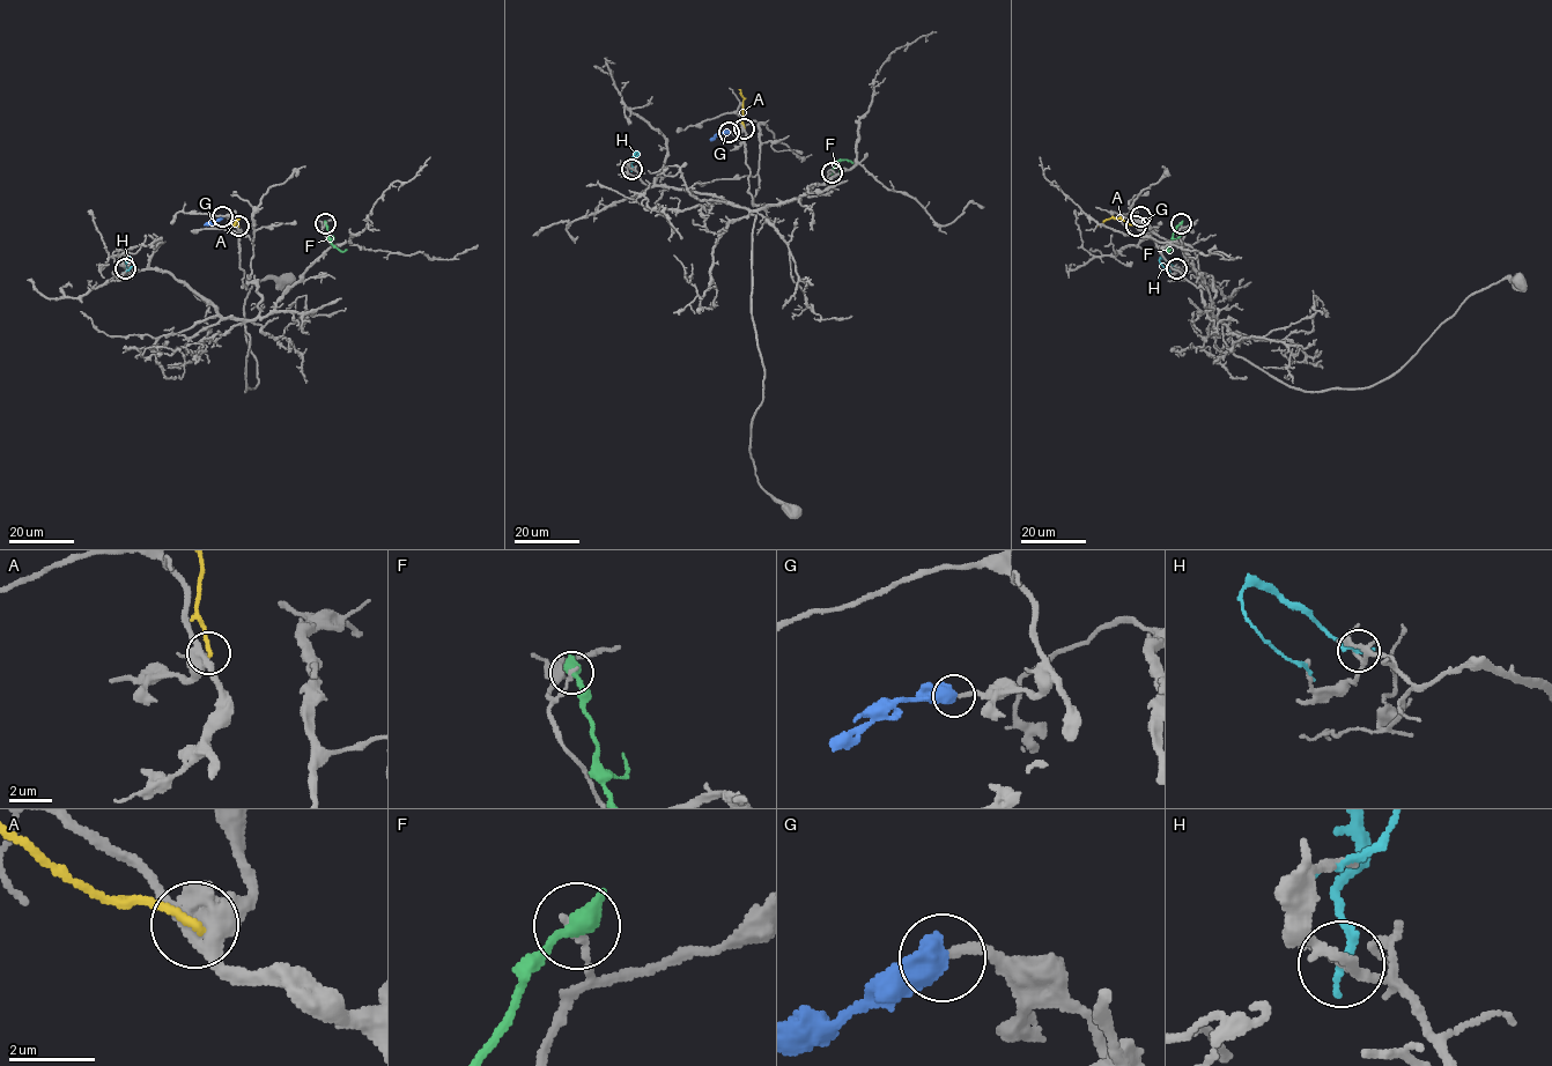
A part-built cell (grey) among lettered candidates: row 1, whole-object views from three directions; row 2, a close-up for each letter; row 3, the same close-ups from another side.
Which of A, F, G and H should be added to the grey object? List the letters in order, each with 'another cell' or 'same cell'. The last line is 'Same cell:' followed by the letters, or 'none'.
A: another cell
F: another cell
G: same cell
H: another cell
Same cell: G

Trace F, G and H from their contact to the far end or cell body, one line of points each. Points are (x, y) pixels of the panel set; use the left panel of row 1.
F: (325, 223), (333, 244), (341, 251), (346, 249)
G: (222, 216), (204, 224)
H: (125, 267), (130, 259), (133, 265), (124, 273)

